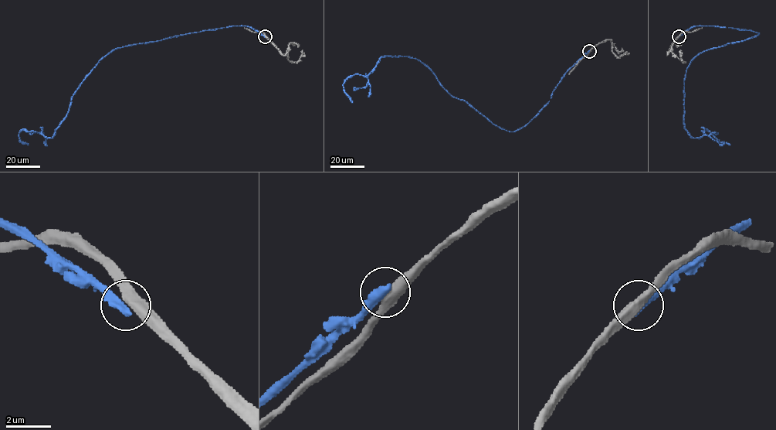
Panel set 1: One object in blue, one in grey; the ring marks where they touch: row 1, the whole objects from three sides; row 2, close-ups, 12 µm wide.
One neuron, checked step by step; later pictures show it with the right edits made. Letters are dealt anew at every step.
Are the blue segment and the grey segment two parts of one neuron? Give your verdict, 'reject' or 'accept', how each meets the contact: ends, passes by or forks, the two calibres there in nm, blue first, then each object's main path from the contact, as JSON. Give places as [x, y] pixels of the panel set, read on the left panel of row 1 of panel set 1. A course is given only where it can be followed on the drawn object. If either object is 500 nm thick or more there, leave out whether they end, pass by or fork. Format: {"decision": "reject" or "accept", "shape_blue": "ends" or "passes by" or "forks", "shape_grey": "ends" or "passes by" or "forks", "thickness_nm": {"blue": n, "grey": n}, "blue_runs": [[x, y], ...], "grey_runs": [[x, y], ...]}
{"decision": "reject", "shape_blue": "ends", "shape_grey": "passes by", "thickness_nm": {"blue": 440, "grey": 440}, "blue_runs": [[265, 36], [232, 25], [118, 47], [72, 97], [52, 138], [22, 130], [19, 140], [28, 144]], "grey_runs": [[265, 36], [282, 54], [287, 52], [289, 61], [297, 62], [303, 50]]}

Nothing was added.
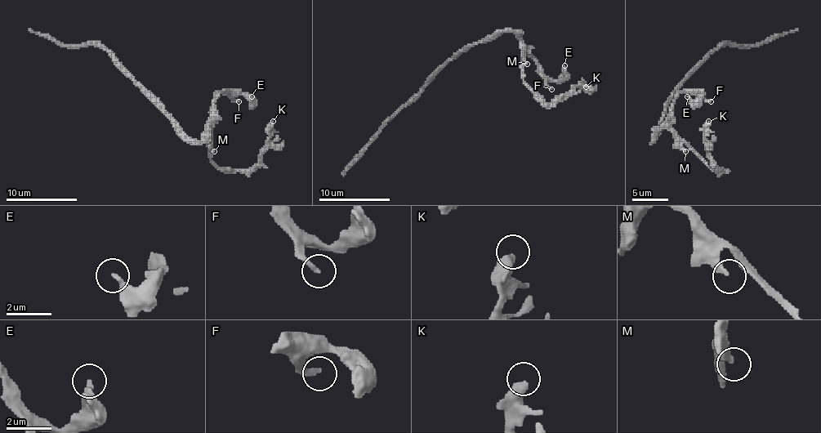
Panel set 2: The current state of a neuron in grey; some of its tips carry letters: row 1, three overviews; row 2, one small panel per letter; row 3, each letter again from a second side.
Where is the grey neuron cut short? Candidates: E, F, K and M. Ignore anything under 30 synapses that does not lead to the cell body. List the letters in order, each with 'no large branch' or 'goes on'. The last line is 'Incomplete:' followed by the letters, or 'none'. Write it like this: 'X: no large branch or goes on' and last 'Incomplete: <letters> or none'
E: no large branch
F: no large branch
K: no large branch
M: no large branch
Incomplete: none

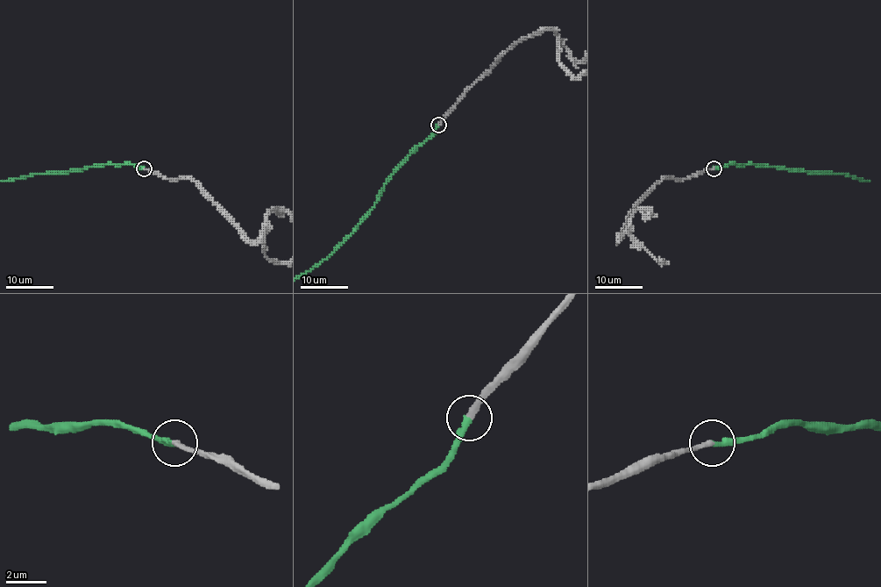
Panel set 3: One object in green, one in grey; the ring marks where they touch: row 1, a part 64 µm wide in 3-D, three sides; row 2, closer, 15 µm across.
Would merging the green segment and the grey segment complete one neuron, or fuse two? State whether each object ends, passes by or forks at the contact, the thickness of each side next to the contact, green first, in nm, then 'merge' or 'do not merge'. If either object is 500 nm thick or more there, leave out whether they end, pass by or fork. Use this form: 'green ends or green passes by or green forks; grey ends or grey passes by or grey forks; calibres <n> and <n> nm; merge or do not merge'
green ends; grey ends; calibres 280 and 280 nm; merge

